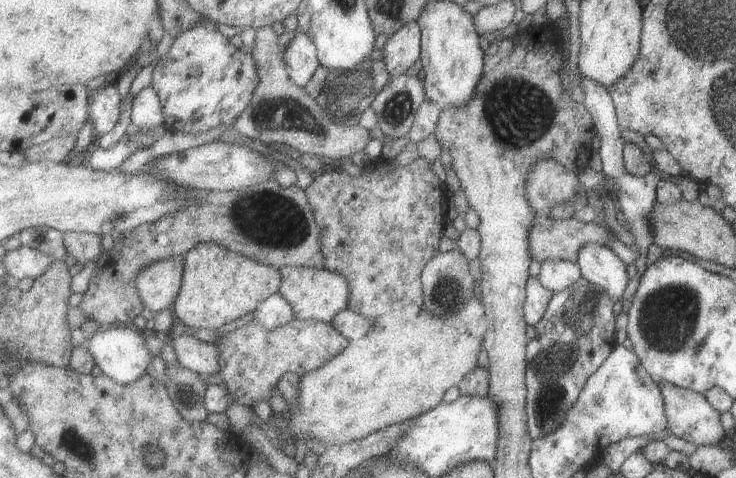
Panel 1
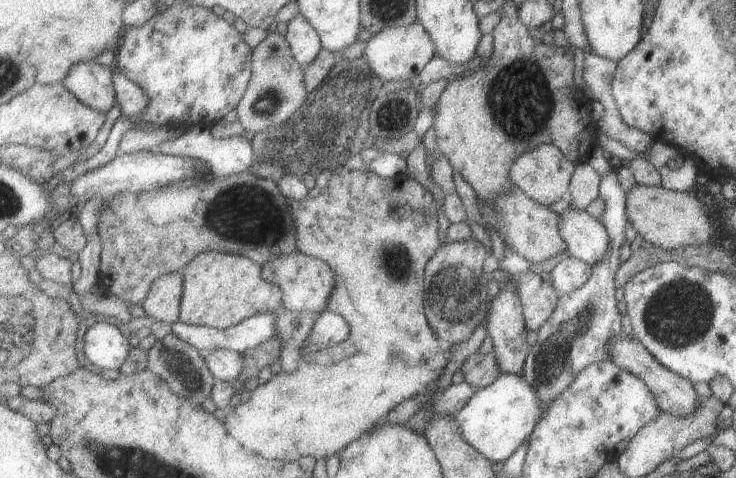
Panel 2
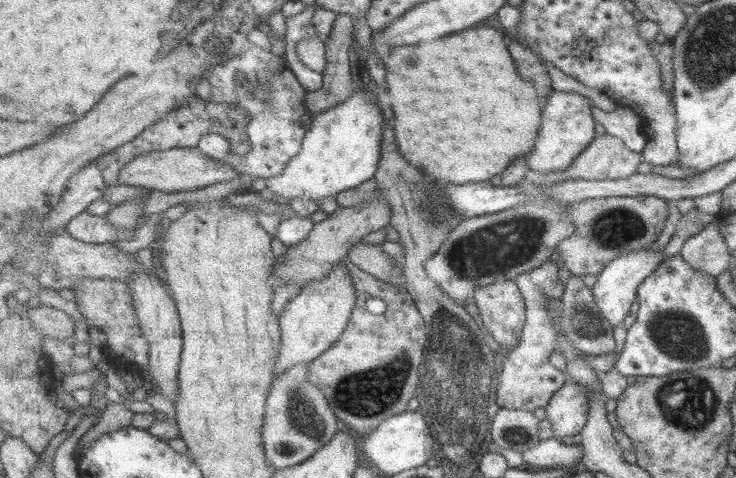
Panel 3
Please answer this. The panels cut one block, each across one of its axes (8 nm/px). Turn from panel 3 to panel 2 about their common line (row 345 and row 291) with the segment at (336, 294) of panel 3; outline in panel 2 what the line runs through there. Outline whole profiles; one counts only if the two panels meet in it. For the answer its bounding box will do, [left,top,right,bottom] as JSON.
[263,250,337,316]

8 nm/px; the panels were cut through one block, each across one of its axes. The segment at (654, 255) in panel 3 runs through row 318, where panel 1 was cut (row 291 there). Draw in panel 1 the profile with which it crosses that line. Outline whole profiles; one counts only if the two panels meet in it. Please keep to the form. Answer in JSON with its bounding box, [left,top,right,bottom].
[576,244,629,303]

